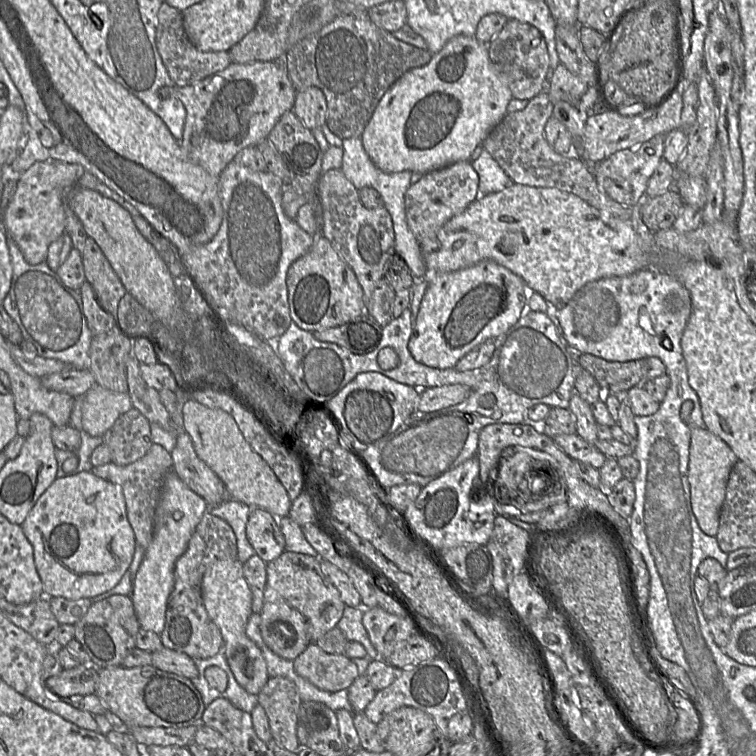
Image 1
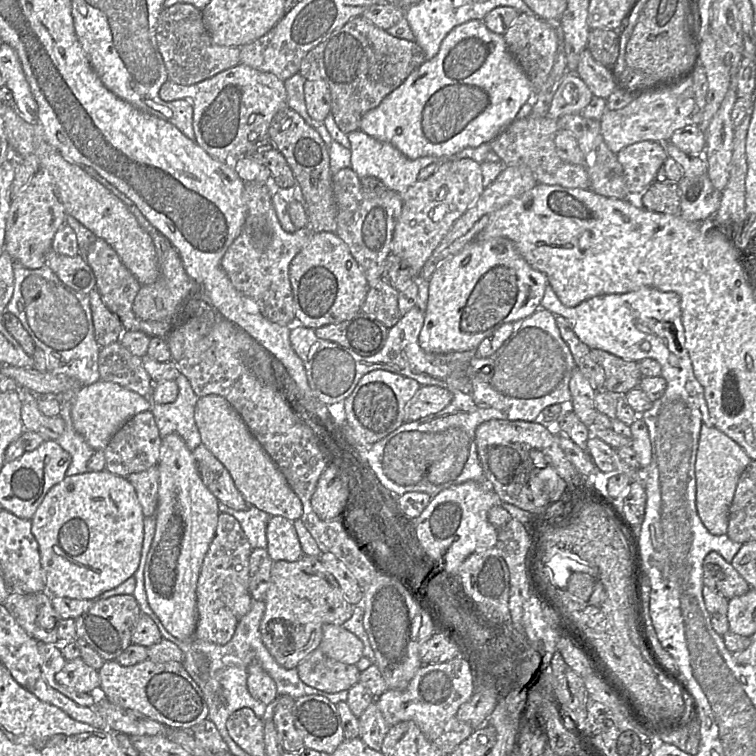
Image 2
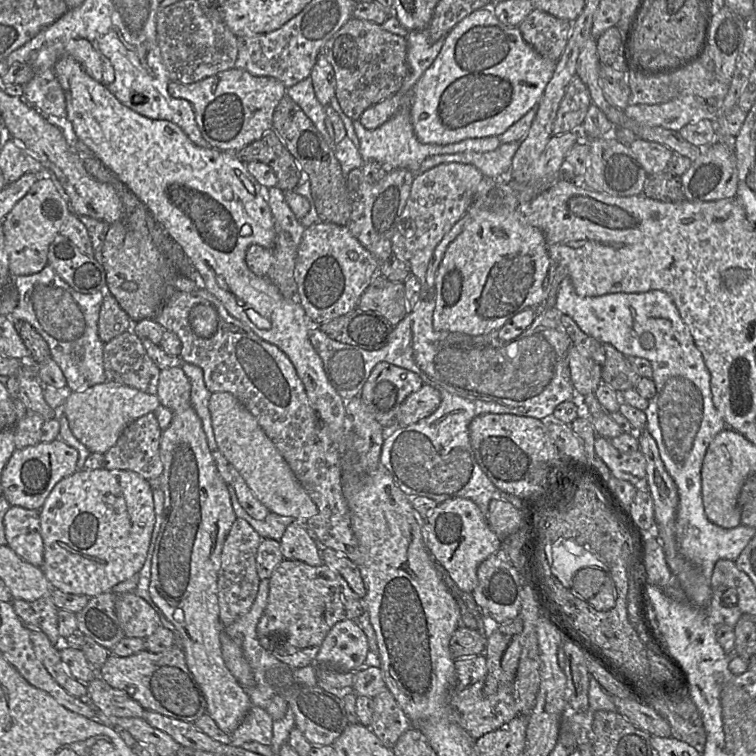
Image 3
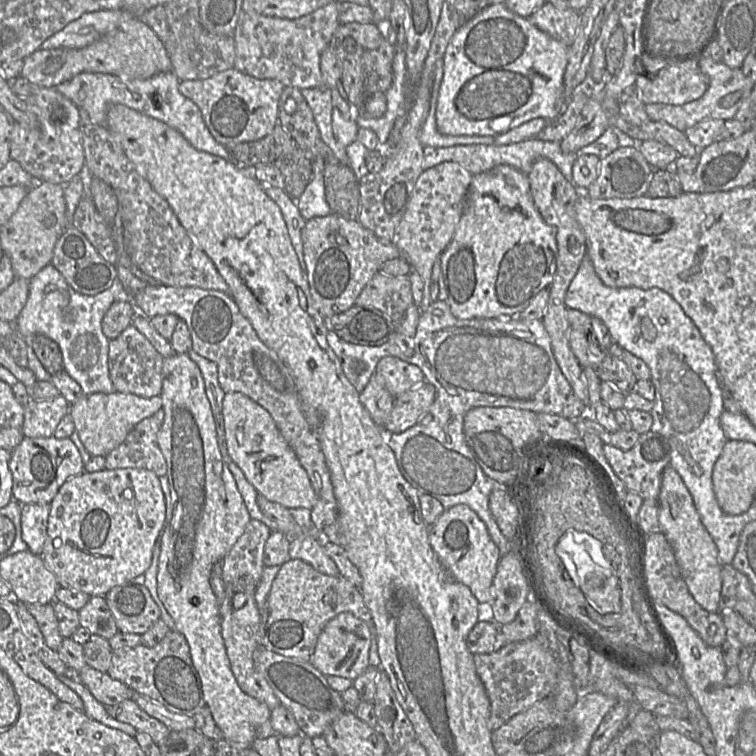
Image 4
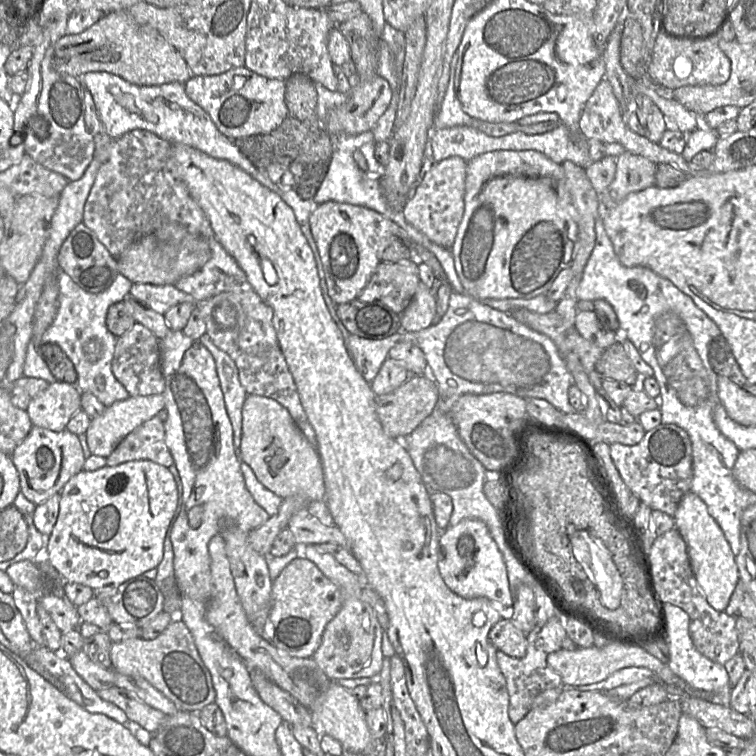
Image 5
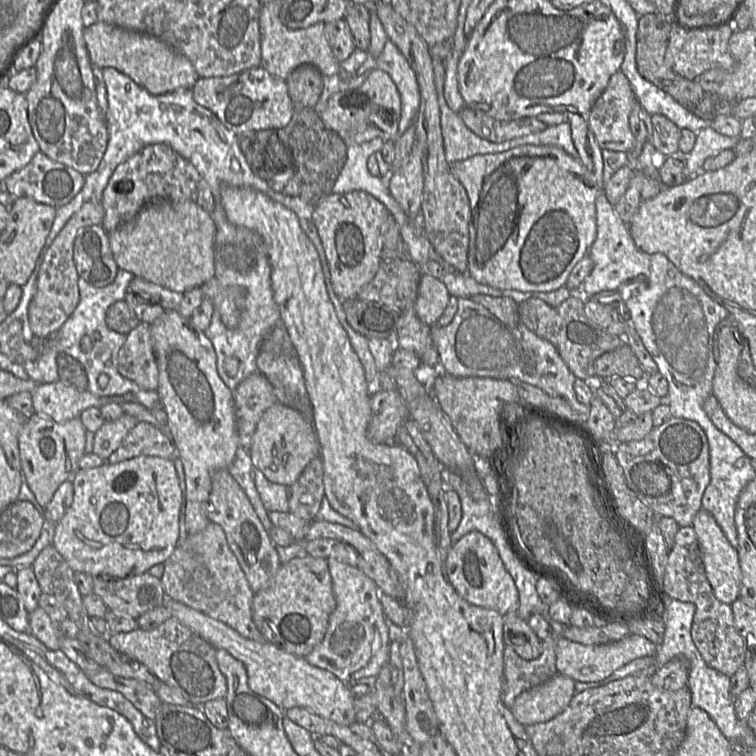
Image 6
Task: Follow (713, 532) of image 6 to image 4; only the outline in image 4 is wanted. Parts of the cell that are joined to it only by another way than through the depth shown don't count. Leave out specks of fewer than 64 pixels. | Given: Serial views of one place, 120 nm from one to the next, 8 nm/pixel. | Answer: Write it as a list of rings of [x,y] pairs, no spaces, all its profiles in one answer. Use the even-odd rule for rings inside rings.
[[[670,465],[662,472],[658,506],[660,532],[673,549],[676,562],[691,595],[705,610],[717,612],[722,589],[722,565],[718,561],[718,550],[700,520],[690,492]]]

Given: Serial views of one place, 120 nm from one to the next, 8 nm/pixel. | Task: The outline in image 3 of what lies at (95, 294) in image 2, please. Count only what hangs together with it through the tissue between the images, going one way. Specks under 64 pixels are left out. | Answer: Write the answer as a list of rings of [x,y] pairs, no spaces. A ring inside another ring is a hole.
[[[108,294],[104,296],[98,320],[98,334],[105,344],[116,336],[129,331],[133,323],[128,314],[120,307],[116,299]]]

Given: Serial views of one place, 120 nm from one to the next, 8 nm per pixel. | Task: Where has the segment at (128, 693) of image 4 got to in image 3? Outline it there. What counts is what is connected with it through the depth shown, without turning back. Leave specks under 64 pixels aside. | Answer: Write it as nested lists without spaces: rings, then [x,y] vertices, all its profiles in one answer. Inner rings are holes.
[[[100,676],[87,683],[87,700],[107,718],[143,718],[145,709],[127,692],[112,688]]]

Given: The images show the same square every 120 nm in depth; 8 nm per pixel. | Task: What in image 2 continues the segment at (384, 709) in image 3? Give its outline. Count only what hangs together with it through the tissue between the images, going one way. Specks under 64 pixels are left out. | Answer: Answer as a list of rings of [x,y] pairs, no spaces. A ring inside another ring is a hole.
[[[376,699],[359,717],[359,737],[375,751],[381,751],[390,727],[380,711]]]

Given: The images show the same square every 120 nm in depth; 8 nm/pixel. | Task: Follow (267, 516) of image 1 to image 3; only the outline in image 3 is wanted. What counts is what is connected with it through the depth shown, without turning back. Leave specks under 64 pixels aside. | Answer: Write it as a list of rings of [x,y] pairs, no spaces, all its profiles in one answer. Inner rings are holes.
[[[301,521],[292,522],[280,539],[284,559],[302,561],[310,566],[324,564],[319,545]]]

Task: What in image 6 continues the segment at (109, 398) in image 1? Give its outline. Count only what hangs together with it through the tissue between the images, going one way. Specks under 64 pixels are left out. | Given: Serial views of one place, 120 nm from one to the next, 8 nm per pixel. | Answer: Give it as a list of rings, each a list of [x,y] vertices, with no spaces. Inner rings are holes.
[[[126,413],[117,420],[104,423],[95,432],[93,453],[107,461],[137,424],[138,420]]]

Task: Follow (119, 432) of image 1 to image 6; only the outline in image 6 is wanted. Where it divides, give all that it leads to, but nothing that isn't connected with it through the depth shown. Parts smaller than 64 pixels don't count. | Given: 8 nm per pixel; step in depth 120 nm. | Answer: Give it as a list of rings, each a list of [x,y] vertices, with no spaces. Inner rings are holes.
[[[138,422],[107,462],[116,464],[139,456],[157,456],[174,461],[178,458],[178,451],[171,438],[159,428]]]

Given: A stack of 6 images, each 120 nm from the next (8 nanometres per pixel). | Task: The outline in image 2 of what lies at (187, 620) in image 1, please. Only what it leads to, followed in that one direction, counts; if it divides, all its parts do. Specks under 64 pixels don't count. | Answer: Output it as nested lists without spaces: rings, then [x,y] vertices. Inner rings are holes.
[[[220,512],[215,536],[204,558],[197,583],[198,621],[194,640],[225,645],[233,637],[239,619],[228,607],[228,602],[249,590],[249,561],[252,550],[239,521],[230,514]]]

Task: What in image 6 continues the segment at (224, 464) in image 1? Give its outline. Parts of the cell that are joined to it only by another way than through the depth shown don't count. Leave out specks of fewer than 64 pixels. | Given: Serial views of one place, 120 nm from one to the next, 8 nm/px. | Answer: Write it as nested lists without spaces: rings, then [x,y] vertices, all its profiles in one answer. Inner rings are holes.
[[[282,403],[270,406],[260,418],[249,450],[254,468],[271,482],[289,487],[311,460],[320,455],[320,444],[311,421]]]

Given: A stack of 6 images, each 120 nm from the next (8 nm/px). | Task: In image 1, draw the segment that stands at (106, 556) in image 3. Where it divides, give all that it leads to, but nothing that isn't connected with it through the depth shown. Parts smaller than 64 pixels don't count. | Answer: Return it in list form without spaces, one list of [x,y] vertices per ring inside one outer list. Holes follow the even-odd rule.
[[[92,471],[56,478],[39,497],[21,526],[33,547],[34,562],[45,597],[91,599],[110,591],[129,569],[136,550],[135,534],[128,520],[122,488]]]

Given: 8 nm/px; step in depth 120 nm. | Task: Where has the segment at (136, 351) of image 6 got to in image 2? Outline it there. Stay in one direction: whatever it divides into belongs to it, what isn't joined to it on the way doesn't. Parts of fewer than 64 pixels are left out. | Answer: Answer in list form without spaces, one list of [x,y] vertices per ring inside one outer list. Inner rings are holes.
[[[119,341],[100,347],[98,369],[102,381],[151,398],[155,383],[144,369],[142,357],[131,354]]]

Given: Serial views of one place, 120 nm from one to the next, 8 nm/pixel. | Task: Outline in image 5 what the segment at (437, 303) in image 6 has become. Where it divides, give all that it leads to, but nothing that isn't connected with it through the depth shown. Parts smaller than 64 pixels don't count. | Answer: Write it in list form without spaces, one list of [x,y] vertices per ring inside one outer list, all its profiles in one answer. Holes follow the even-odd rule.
[[[421,281],[408,307],[401,313],[400,326],[405,332],[421,331],[432,325],[436,313],[436,298]]]

